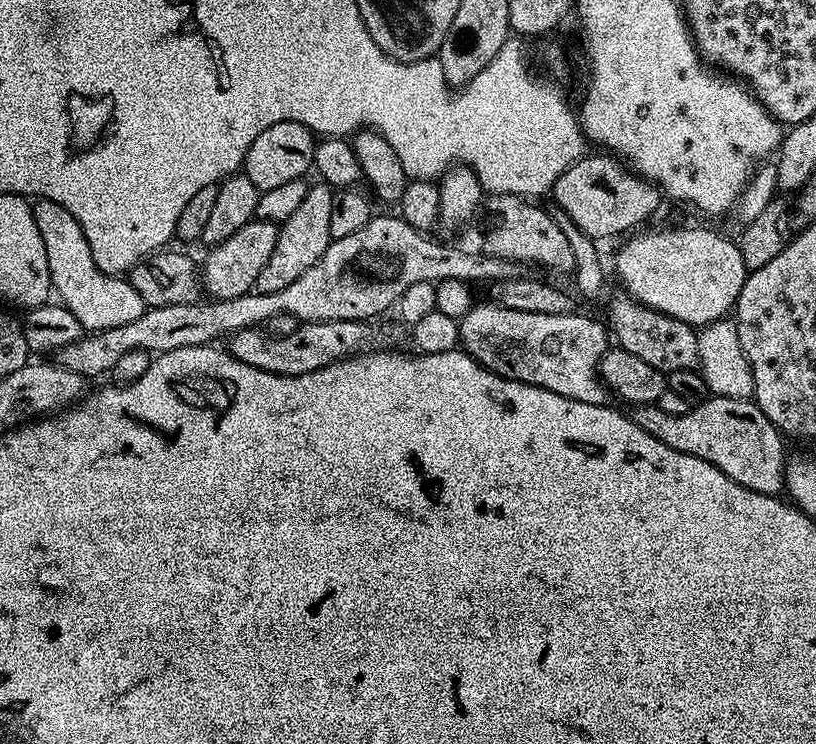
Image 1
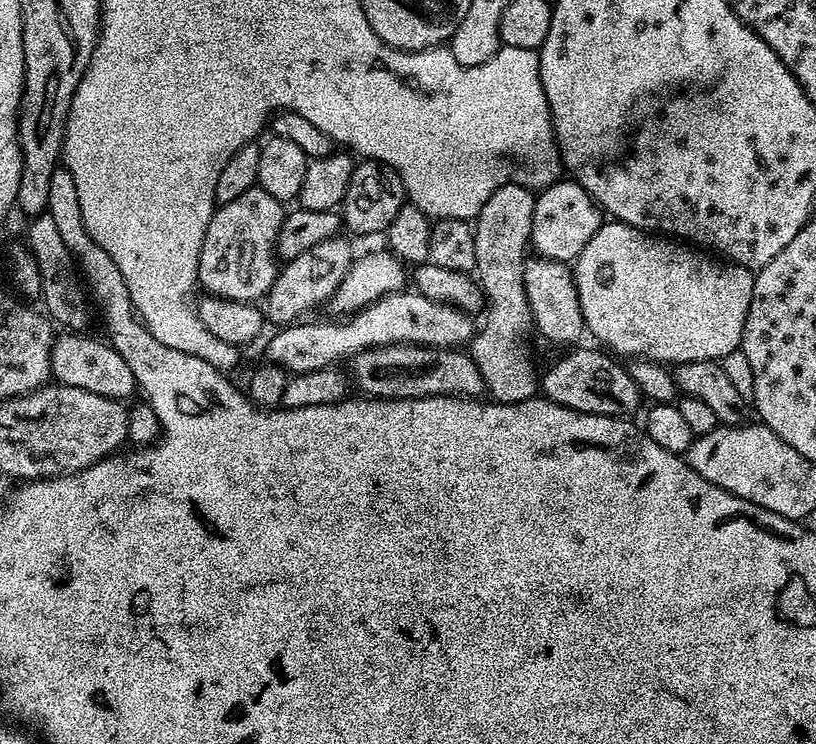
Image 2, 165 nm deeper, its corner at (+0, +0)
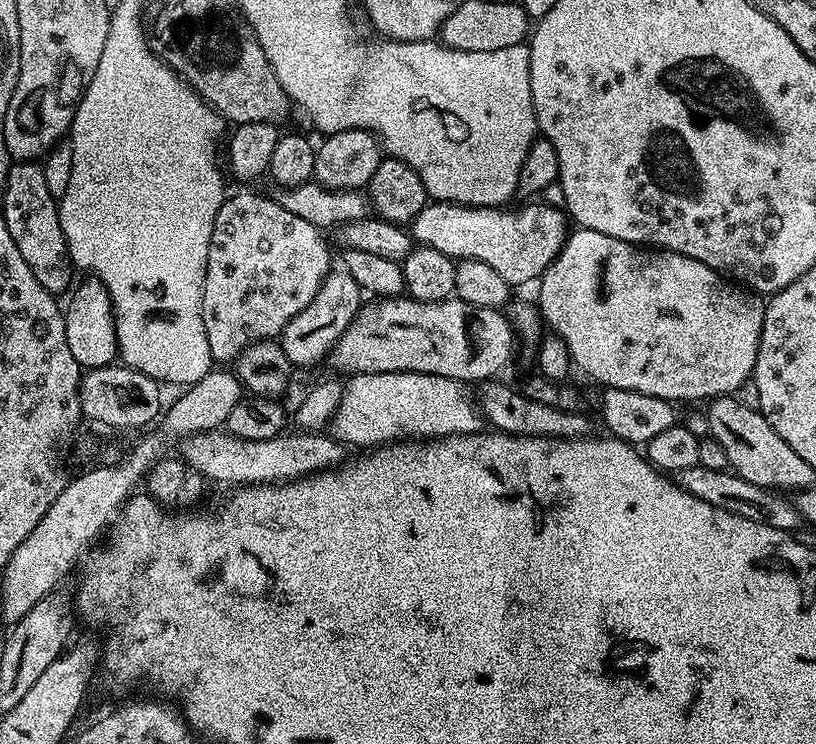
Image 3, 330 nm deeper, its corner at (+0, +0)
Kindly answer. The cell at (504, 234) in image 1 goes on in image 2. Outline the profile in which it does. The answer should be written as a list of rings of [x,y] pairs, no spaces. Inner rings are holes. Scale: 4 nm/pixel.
[[[528,258],[524,261],[524,280],[535,331],[540,331],[552,344],[575,345],[586,329],[573,269],[563,260]]]

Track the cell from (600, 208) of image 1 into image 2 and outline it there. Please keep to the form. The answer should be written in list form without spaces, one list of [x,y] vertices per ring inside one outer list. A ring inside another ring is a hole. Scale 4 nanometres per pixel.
[[[561,178],[536,196],[530,244],[533,249],[536,247],[537,257],[572,262],[582,254],[586,242],[594,238],[601,223],[602,209],[599,204],[594,203],[591,194],[575,180]]]

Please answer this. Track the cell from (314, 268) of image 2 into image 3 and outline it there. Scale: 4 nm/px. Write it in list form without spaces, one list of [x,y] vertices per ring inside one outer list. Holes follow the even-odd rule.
[[[343,270],[329,271],[306,310],[299,312],[278,337],[278,343],[290,364],[297,369],[308,368],[318,363],[323,356],[325,359],[350,322],[359,314],[361,307],[362,293],[358,282],[354,282],[354,278],[350,278],[350,274]]]

